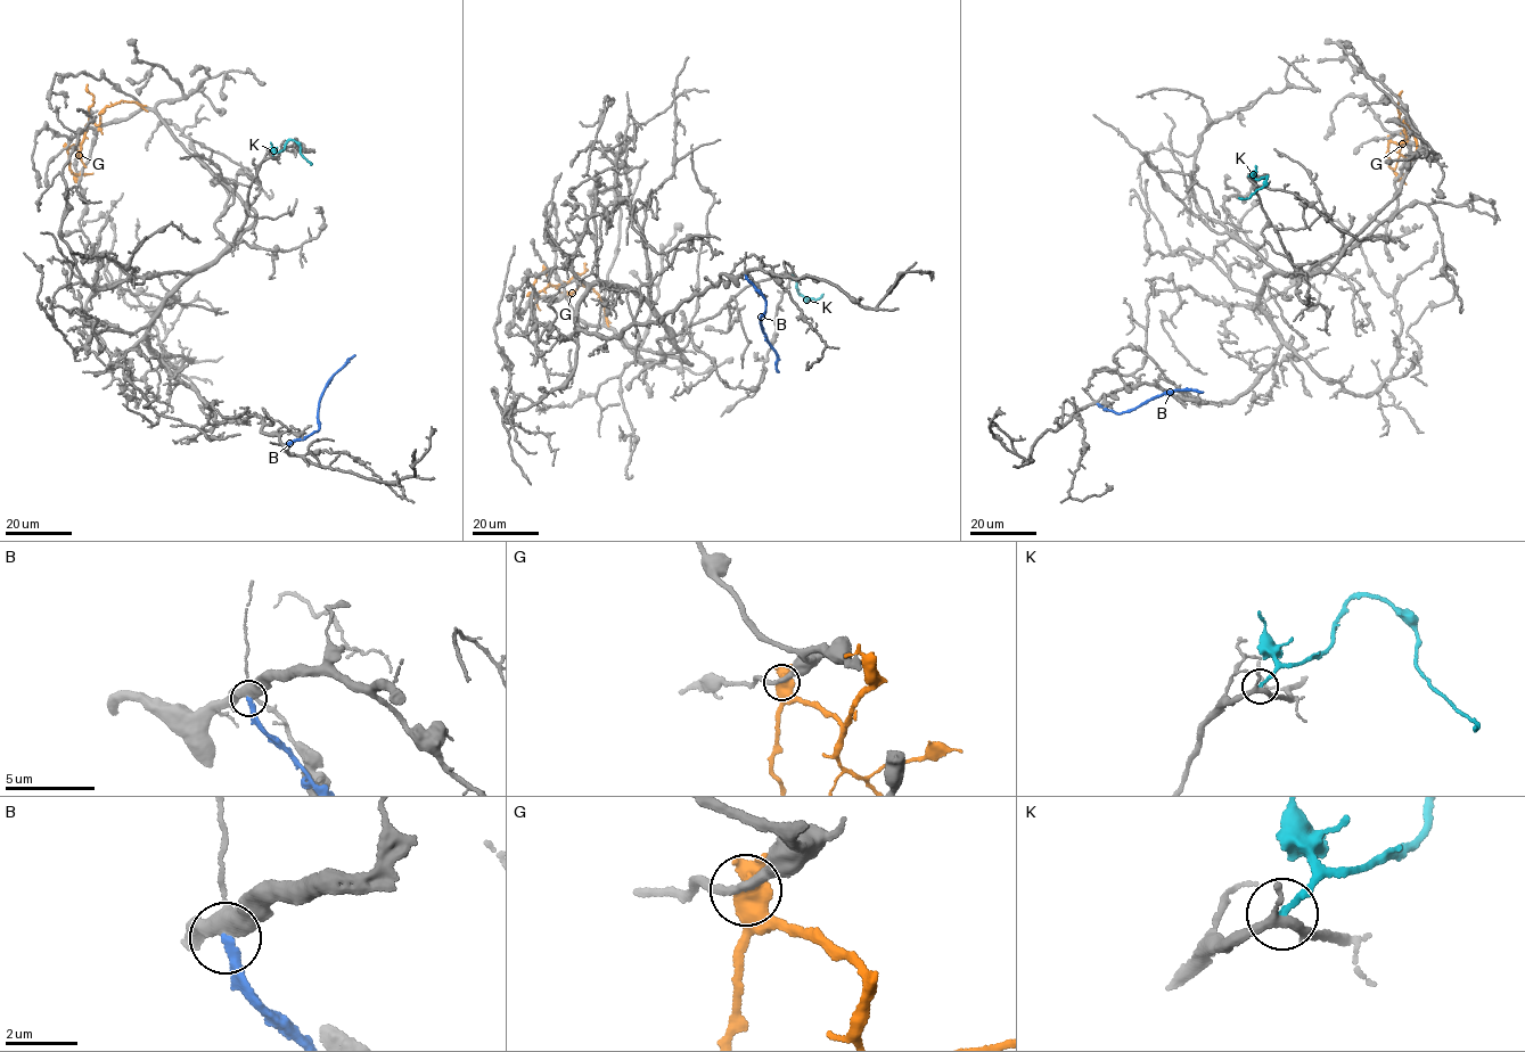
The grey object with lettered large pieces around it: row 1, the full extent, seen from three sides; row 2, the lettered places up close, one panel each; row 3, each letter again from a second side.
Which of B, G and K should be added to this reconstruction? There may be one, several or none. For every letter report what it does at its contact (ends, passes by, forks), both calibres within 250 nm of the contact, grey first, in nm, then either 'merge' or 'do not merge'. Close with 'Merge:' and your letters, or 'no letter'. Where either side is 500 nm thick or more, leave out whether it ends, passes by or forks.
B: it ends there; 440 nm thick on the grey side, 240 nm on the other; do not merge
G: 220 nm thick on the grey side, 850 nm on the other; do not merge
K: it ends there; 280 nm thick on the grey side, 190 nm on the other; do not merge
Merge: no letter

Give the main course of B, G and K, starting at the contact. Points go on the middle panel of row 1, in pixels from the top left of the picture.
B: (745, 273), (764, 298), (765, 311), (760, 326), (776, 353), (778, 372)
G: (546, 268), (551, 286), (559, 285), (567, 293), (581, 285), (599, 295), (608, 326)
K: (789, 274), (808, 301), (817, 300), (822, 294)

